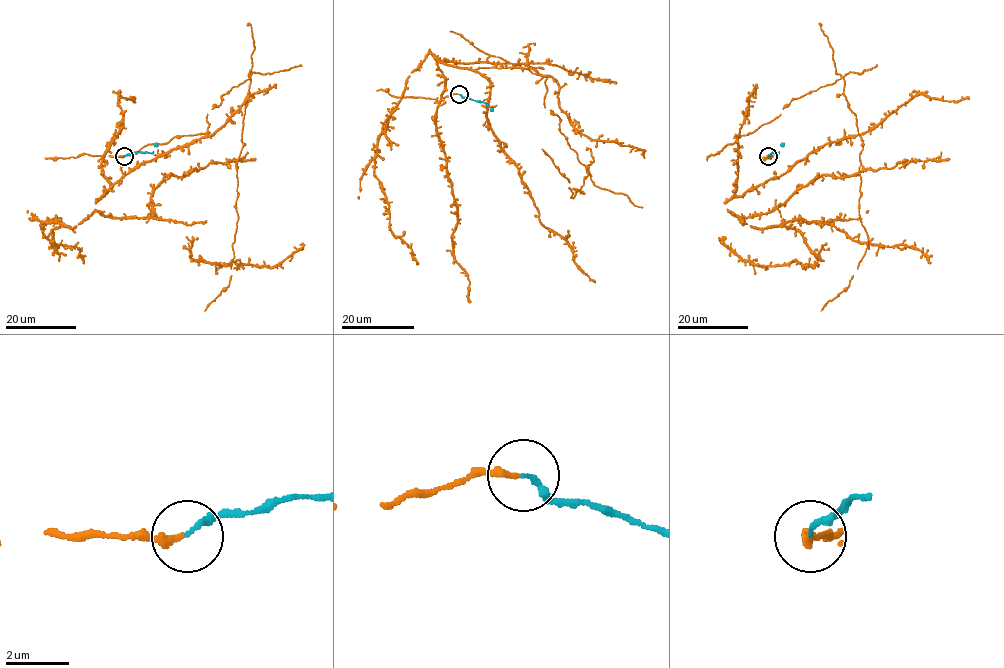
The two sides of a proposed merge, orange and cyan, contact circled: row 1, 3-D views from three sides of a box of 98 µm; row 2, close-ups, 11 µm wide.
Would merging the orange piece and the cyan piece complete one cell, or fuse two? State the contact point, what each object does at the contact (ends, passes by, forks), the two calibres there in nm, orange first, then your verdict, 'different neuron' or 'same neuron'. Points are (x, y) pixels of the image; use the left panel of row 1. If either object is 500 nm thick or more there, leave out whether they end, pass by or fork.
place (124, 156); orange ends; cyan ends; calibres 240 and 140 nm; same neuron

